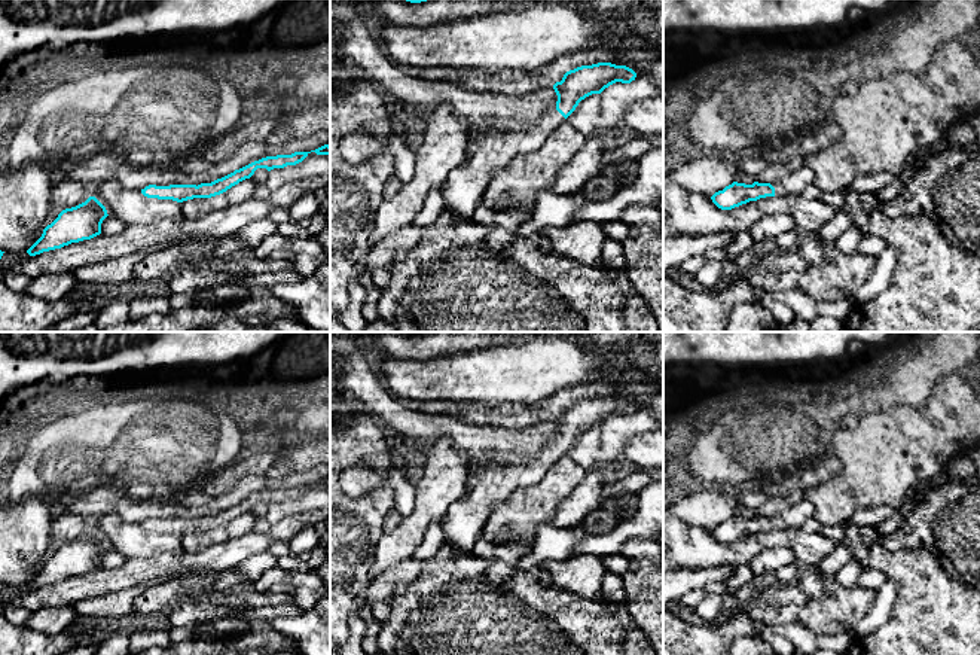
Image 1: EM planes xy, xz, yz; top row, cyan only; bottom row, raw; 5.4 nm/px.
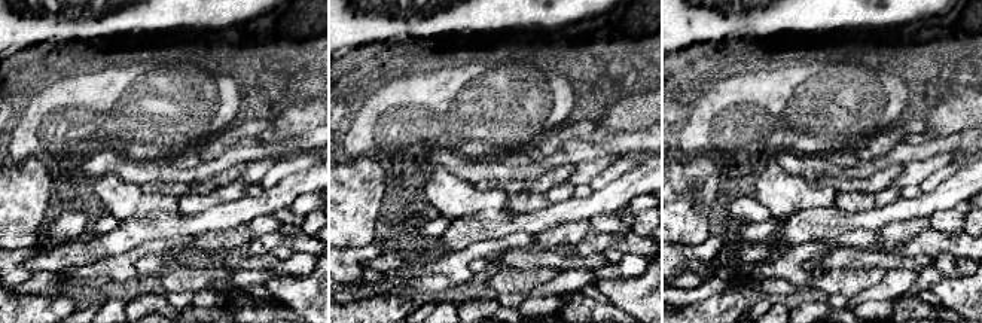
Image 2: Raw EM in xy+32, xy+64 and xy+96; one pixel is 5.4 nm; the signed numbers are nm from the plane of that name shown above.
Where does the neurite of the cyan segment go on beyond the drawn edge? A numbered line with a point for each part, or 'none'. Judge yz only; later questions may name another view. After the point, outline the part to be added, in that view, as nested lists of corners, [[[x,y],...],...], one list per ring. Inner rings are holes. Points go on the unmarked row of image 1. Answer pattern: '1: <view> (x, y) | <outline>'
1: yz (794, 515) | [[[802,499],[773,517],[775,530],[802,527],[802,524],[810,518],[813,518],[813,506],[807,500]]]

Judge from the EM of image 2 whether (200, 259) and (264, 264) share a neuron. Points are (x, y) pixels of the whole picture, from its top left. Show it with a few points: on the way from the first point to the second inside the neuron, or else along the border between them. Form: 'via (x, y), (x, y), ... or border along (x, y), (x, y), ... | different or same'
via (216, 259), (247, 261) | same

